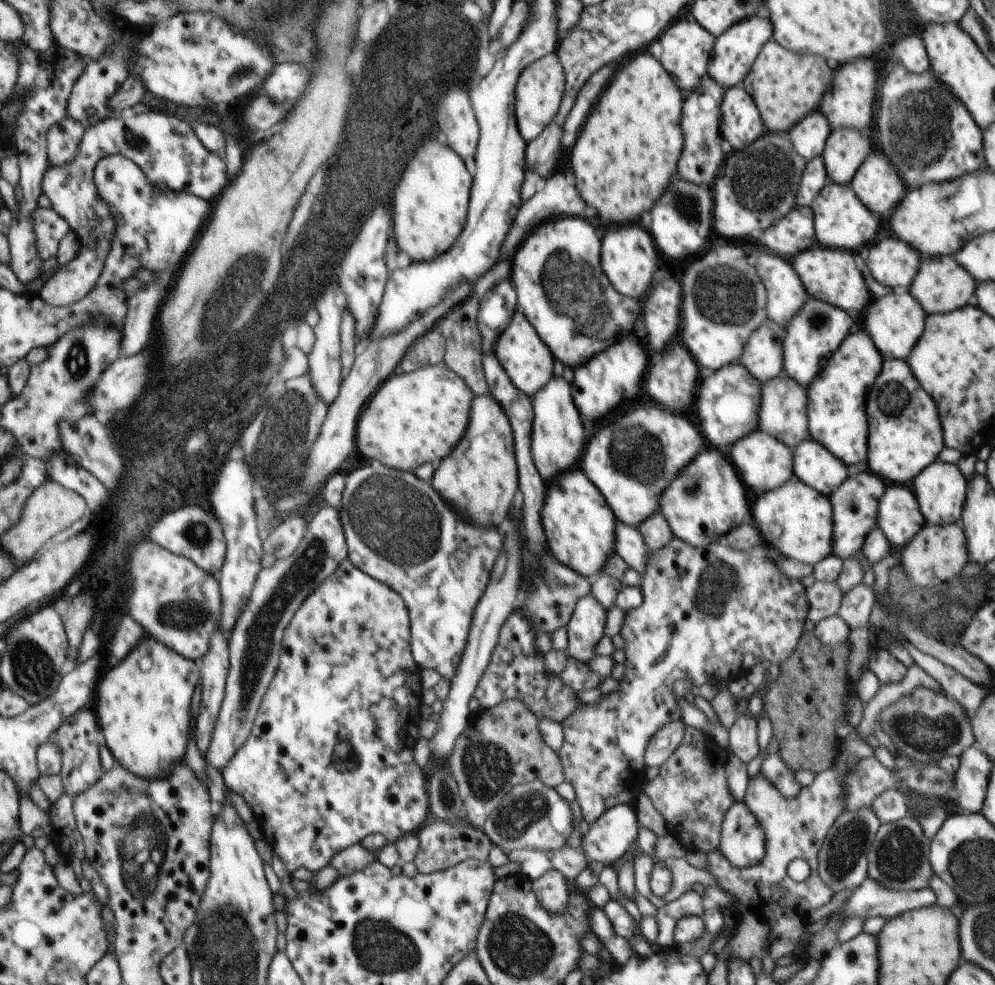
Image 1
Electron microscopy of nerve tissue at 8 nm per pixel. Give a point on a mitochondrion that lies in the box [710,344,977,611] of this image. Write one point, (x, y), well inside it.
(891, 399)

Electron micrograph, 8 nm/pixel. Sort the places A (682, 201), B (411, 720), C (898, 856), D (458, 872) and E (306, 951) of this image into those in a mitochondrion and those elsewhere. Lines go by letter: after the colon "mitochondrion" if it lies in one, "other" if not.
A: mitochondrion
B: other
C: mitochondrion
D: other
E: other

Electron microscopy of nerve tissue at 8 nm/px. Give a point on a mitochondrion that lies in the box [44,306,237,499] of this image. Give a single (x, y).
(75, 359)

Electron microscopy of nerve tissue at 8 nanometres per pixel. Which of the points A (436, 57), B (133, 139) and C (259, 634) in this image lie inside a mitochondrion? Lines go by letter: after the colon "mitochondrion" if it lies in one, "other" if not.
A: mitochondrion
B: mitochondrion
C: mitochondrion

